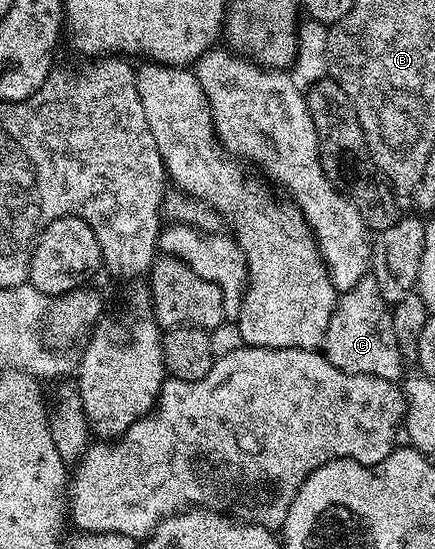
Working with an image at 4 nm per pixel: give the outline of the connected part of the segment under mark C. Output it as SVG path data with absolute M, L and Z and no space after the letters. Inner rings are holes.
M375 276L360 278L352 289L342 290L338 294L321 346L323 356L333 363L333 367L344 369L346 373L373 375L395 381L399 368L404 368L405 362L397 347L397 335L393 335L391 312L392 306L381 295Z

